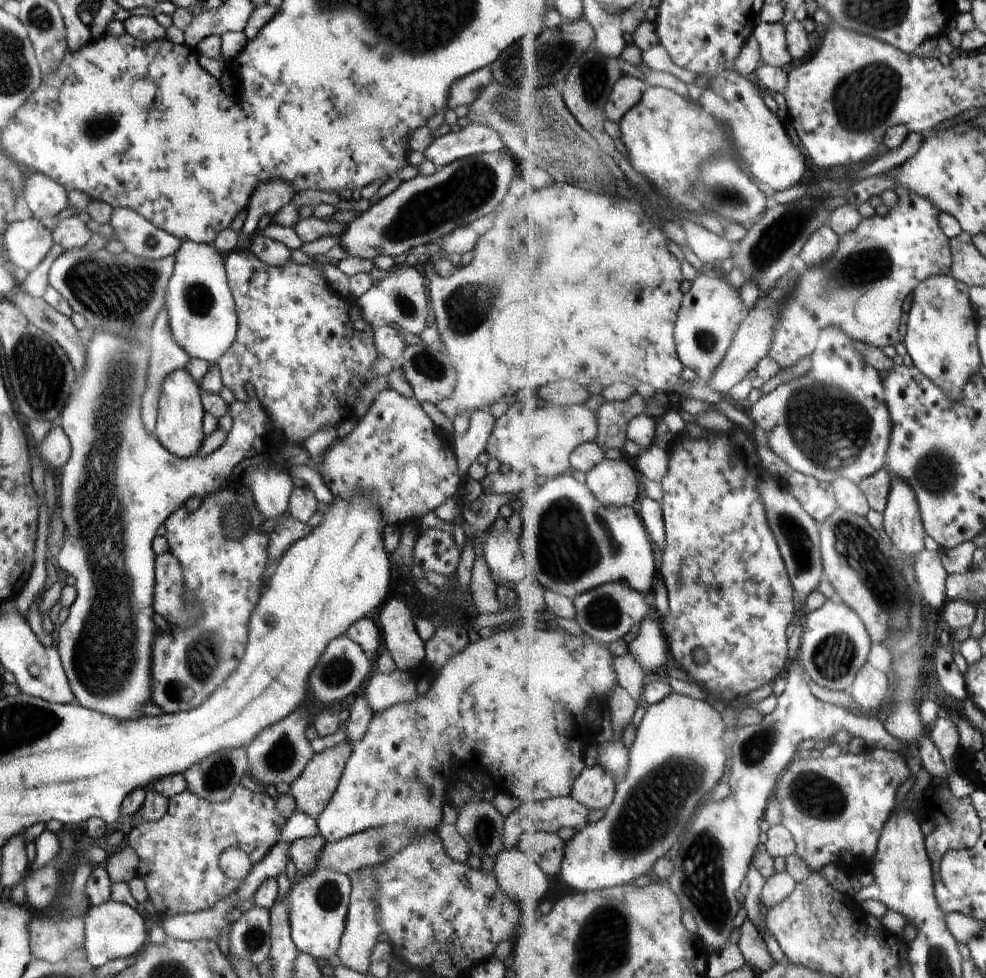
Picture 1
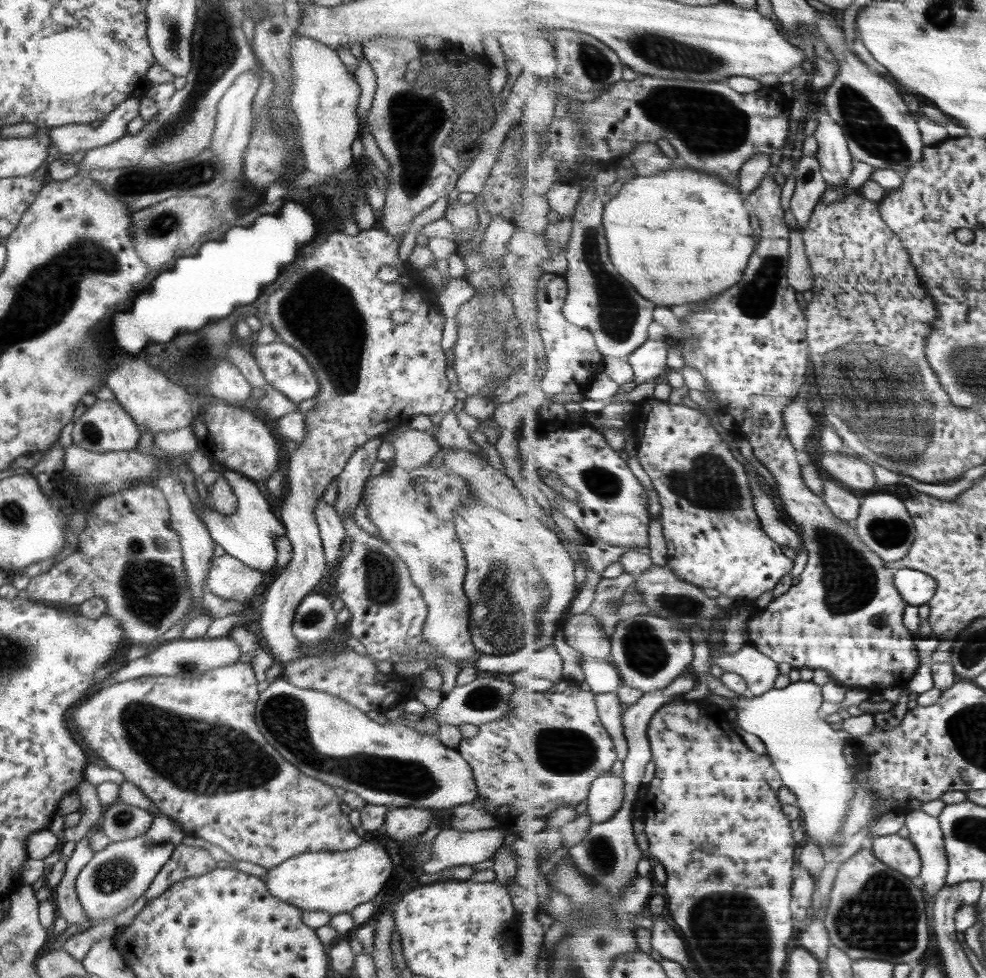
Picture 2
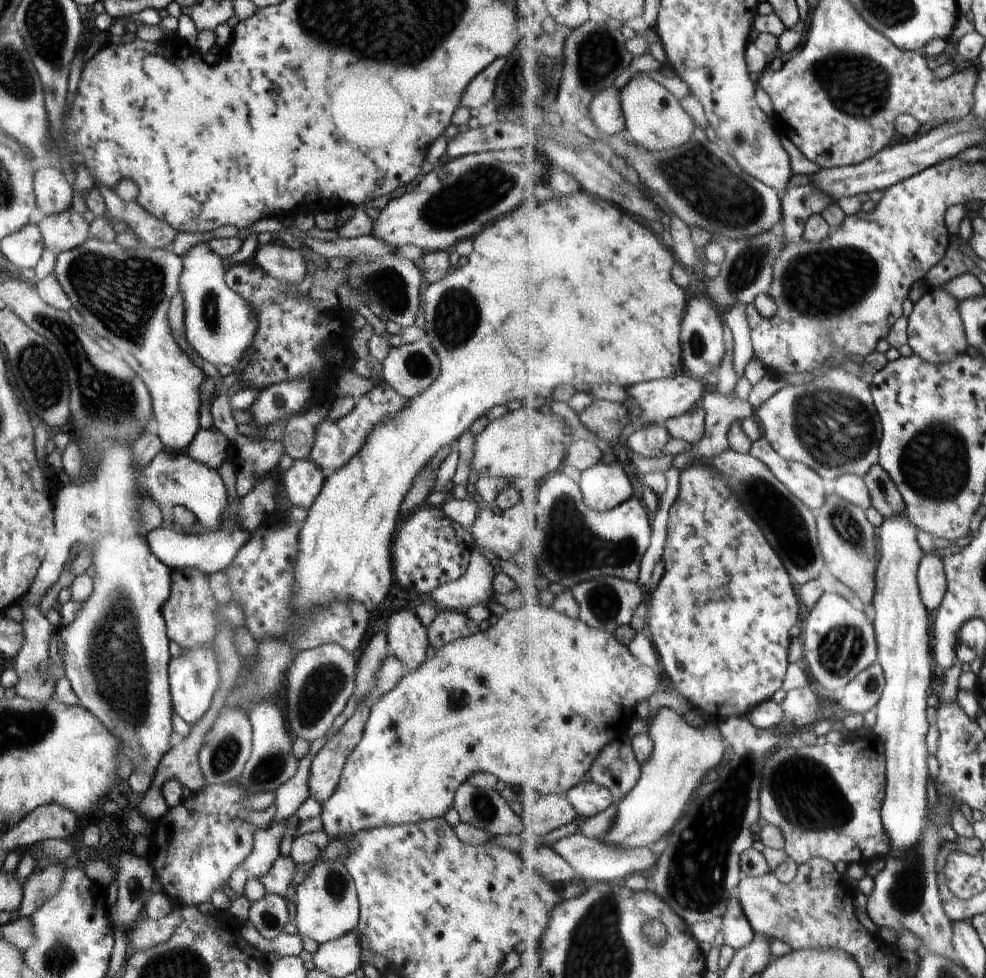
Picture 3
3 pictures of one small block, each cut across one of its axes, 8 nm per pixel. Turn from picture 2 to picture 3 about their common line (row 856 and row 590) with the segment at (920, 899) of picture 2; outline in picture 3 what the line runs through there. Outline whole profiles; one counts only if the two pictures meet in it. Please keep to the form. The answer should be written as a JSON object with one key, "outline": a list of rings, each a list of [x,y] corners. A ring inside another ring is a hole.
{"outline":[[[834,494],[827,498],[826,504],[818,510],[817,523],[819,524],[819,541],[827,561],[827,566],[830,572],[834,574],[837,579],[845,582],[852,590],[857,592],[857,595],[868,605],[872,605],[877,598],[877,572],[881,565],[882,558],[878,558],[881,553],[881,549],[876,542],[876,528],[874,523],[870,522],[867,511],[862,507],[852,504],[849,500],[846,500],[842,495]]]}

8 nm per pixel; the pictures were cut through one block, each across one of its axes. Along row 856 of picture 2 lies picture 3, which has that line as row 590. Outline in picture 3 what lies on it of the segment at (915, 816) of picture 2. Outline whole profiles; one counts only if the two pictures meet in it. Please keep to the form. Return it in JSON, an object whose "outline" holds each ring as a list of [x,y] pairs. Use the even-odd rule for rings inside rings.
{"outline":[[[936,553],[926,555],[921,562],[919,581],[926,606],[931,612],[940,610],[949,593],[949,578],[945,562]]]}

